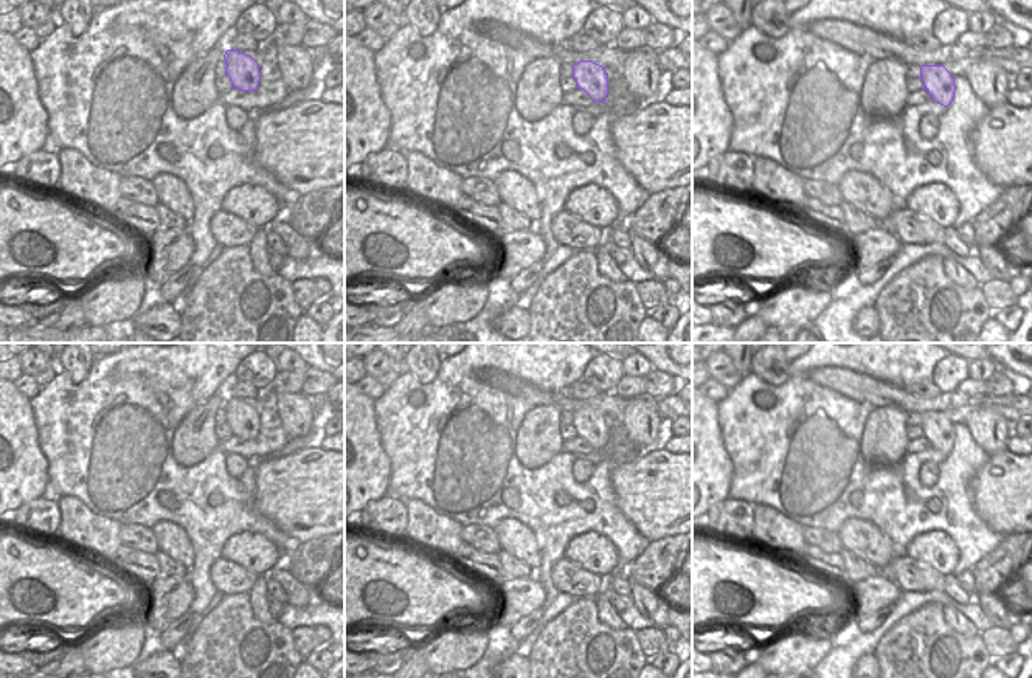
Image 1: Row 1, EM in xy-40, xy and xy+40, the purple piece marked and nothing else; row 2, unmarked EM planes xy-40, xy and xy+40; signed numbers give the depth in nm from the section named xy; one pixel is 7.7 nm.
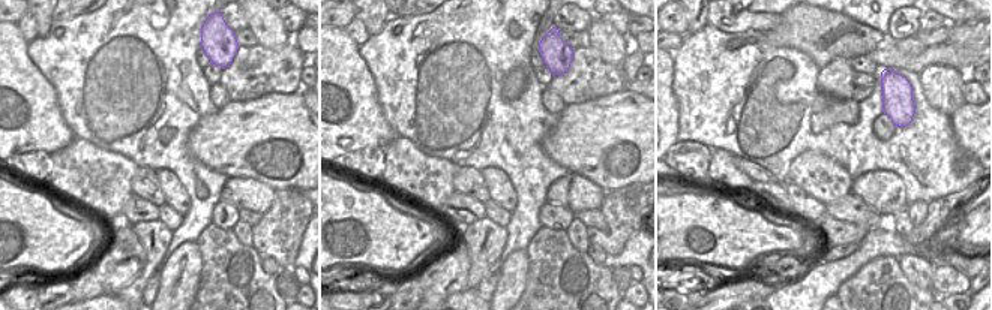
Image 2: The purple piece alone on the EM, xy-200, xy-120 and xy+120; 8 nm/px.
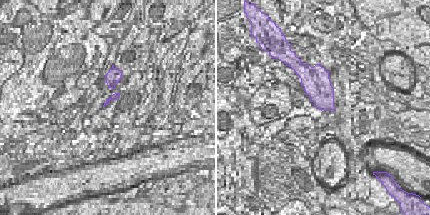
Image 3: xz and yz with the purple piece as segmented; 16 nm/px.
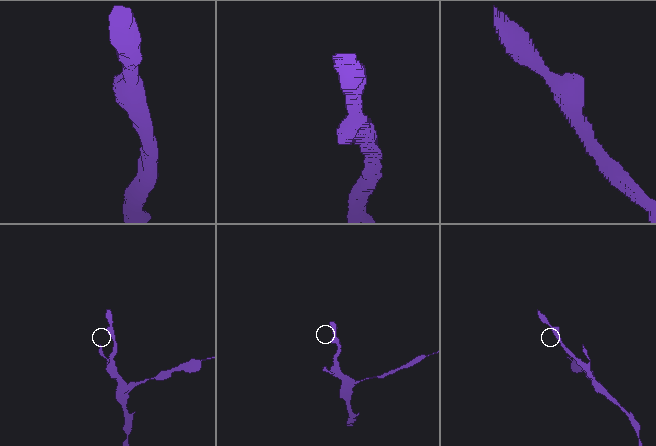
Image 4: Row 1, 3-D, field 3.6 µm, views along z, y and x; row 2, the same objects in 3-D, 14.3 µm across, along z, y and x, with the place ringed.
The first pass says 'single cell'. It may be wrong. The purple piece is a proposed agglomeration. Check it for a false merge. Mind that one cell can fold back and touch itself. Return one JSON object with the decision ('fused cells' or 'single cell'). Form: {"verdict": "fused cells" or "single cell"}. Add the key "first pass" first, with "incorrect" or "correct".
{"first pass": "correct", "verdict": "single cell"}

